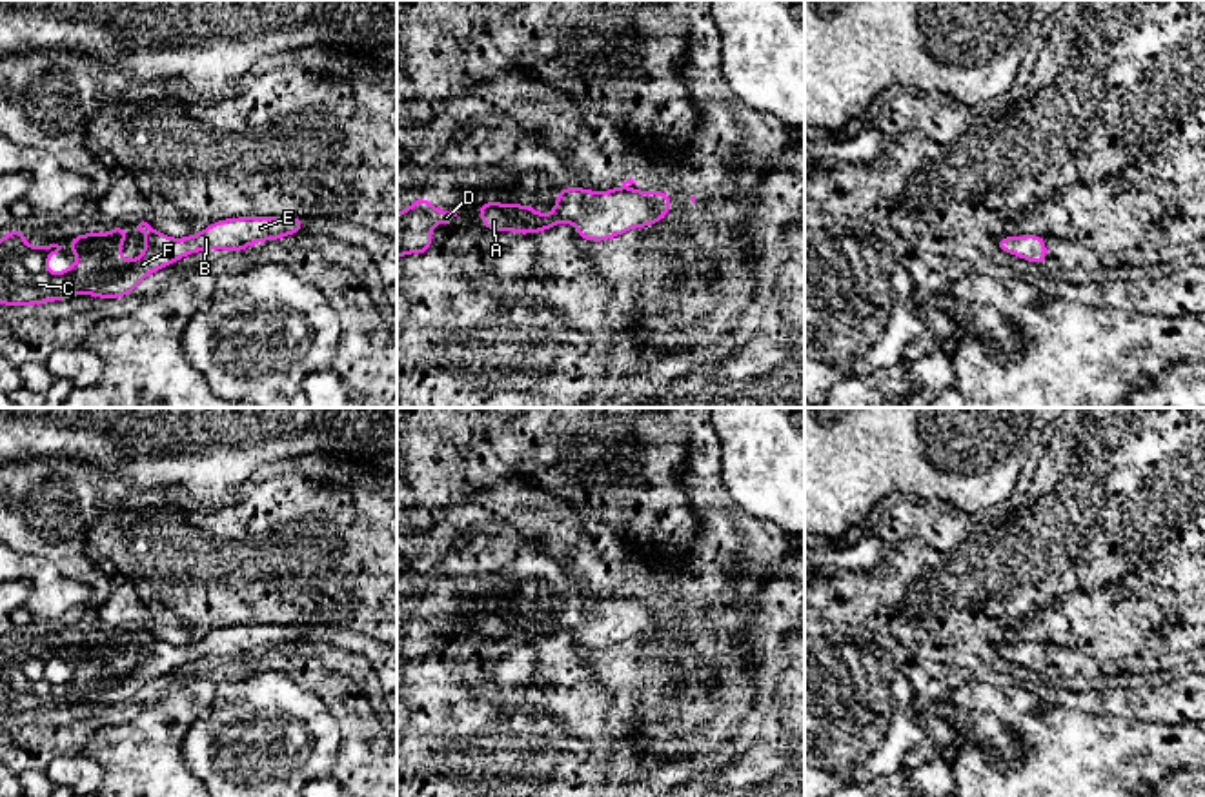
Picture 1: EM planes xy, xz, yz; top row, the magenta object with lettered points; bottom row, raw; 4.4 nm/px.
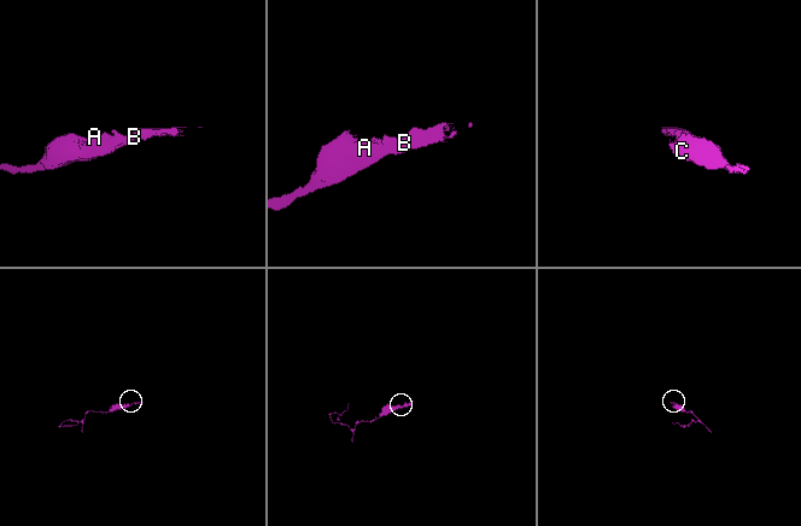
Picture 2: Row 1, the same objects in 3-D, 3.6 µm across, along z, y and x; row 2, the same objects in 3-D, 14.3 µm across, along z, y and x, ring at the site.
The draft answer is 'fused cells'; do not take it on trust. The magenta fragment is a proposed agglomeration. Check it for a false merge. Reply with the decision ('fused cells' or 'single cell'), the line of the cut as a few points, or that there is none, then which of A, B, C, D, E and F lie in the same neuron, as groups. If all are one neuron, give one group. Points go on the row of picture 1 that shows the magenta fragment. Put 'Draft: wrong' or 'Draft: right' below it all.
single cell | no cut | A B C D E F
Draft: wrong

